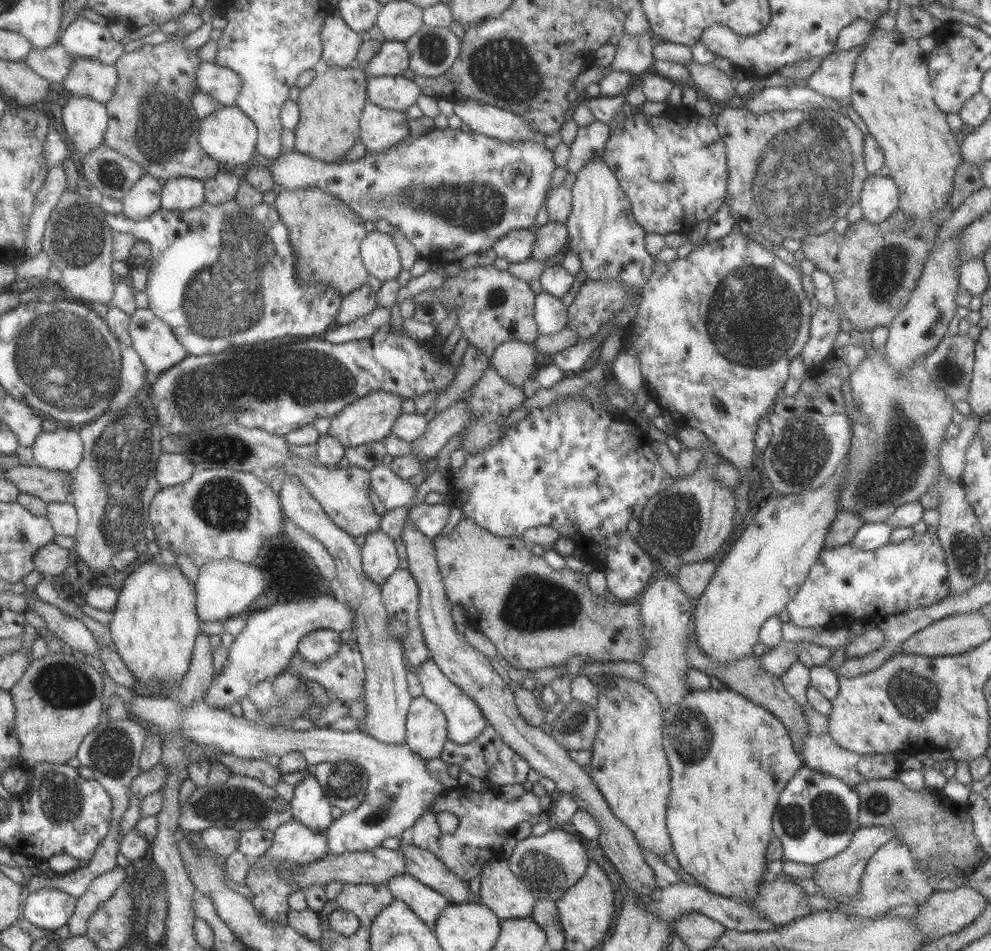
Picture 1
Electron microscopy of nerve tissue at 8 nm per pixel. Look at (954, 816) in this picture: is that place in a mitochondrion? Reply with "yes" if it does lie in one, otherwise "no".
no

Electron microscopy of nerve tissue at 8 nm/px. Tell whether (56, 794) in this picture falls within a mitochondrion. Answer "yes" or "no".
yes

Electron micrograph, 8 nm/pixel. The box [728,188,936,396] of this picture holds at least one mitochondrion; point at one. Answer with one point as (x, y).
(893, 264)

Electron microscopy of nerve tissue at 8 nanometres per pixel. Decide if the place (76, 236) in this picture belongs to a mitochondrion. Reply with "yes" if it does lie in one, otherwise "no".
yes

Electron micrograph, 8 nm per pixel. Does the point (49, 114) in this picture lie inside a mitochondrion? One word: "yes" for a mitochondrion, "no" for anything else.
no

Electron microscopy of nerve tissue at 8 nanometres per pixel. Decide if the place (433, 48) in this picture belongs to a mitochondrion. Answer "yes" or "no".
yes

